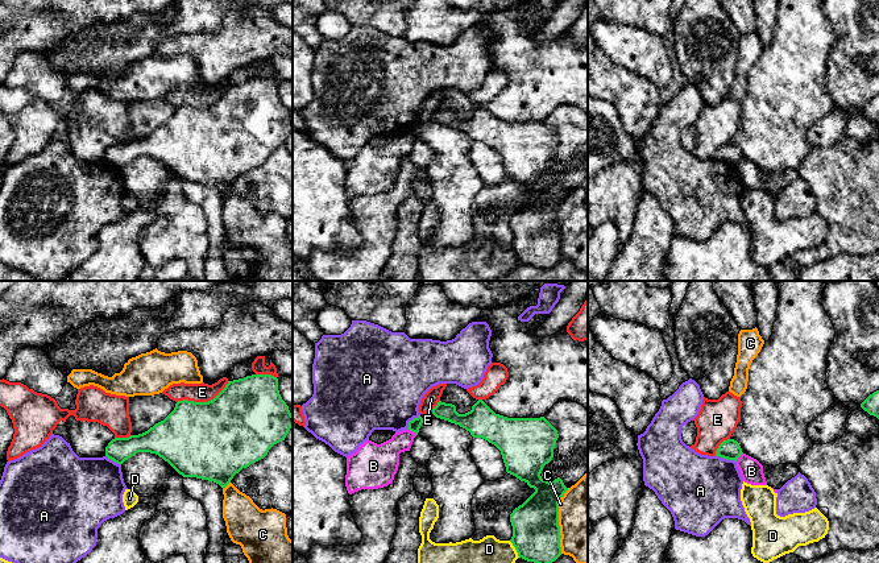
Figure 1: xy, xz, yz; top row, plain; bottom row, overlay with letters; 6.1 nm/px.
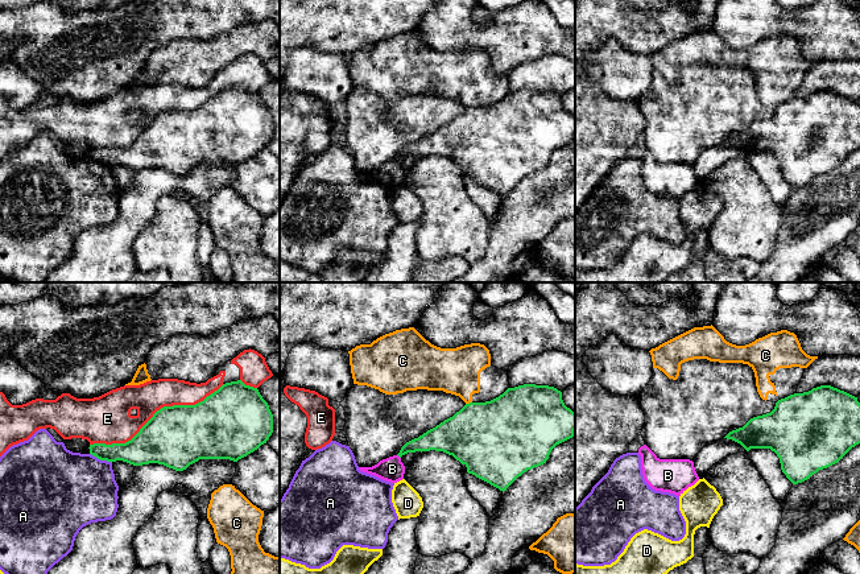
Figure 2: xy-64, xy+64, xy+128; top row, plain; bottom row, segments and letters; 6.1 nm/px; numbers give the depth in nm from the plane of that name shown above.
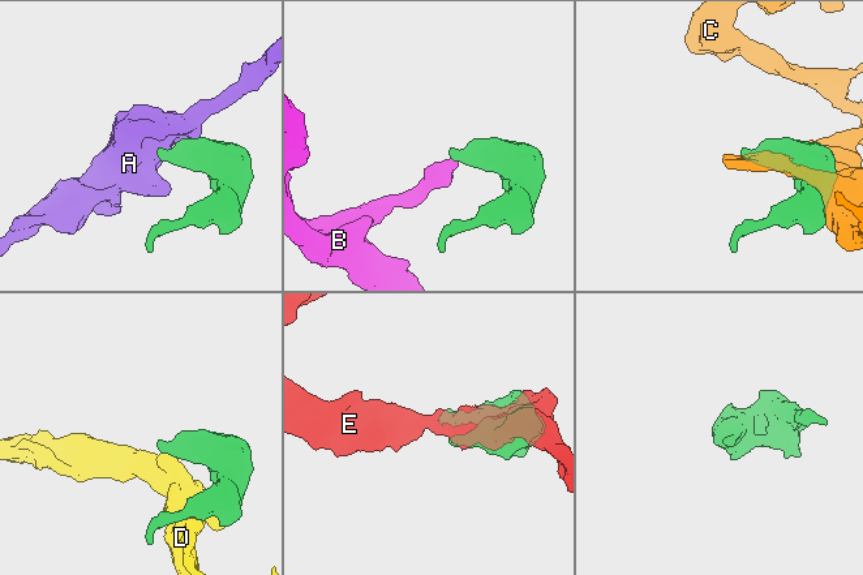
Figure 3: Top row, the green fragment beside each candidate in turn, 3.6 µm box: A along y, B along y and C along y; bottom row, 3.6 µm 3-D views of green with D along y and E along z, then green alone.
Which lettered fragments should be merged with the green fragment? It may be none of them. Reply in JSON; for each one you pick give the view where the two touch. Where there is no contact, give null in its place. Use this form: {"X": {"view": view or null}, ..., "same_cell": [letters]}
{"same_cell": []}

